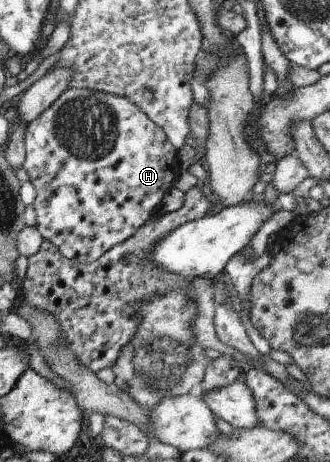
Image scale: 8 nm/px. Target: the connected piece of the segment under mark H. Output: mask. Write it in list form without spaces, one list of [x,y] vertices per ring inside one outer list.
[[[68,87],[46,111],[43,111],[35,120],[26,125],[24,150],[23,168],[27,171],[29,181],[36,189],[36,198],[33,203],[36,211],[36,227],[39,229],[39,233],[42,234],[43,239],[52,242],[65,258],[80,264],[96,261],[116,244],[132,237],[140,226],[154,218],[162,198],[173,187],[175,177],[181,171],[177,155],[178,150],[171,145],[164,130],[156,125],[136,104],[133,104],[127,97],[107,94],[98,90],[89,90],[88,88]]]

